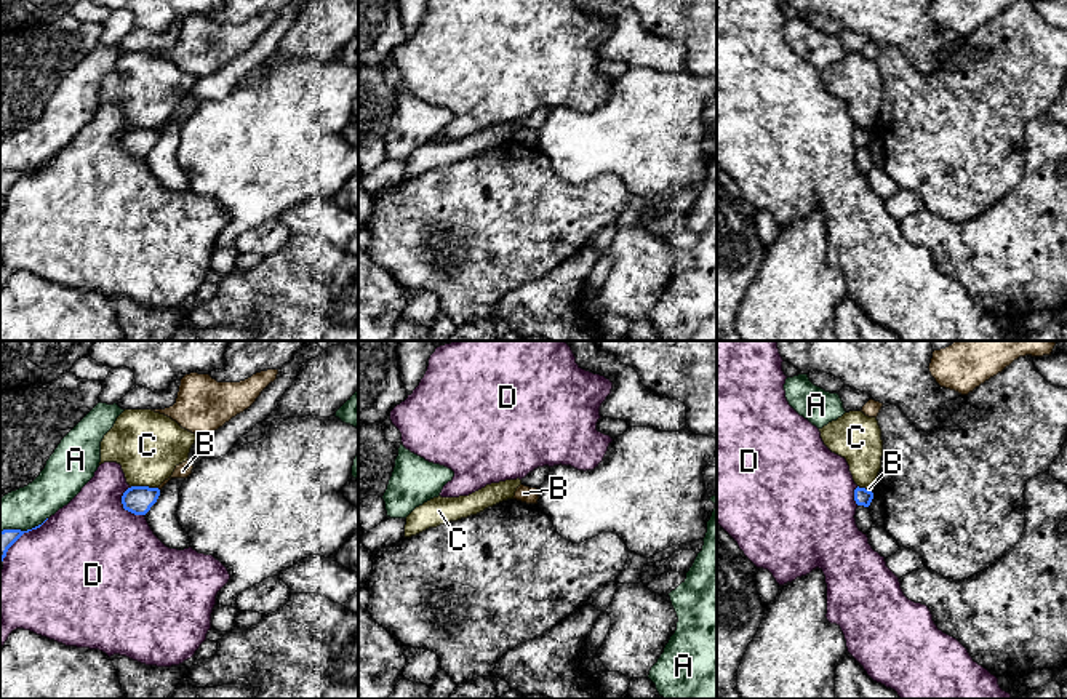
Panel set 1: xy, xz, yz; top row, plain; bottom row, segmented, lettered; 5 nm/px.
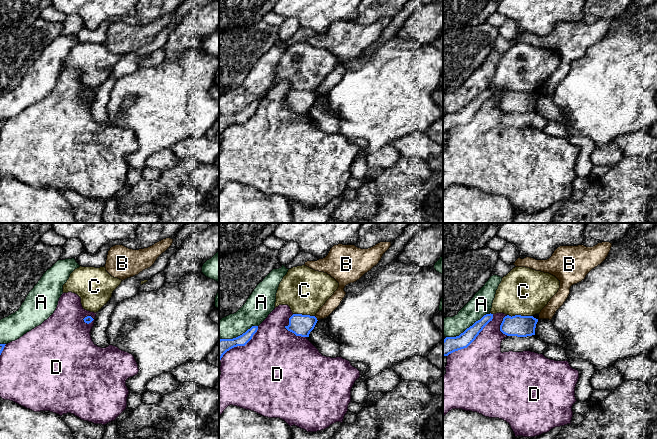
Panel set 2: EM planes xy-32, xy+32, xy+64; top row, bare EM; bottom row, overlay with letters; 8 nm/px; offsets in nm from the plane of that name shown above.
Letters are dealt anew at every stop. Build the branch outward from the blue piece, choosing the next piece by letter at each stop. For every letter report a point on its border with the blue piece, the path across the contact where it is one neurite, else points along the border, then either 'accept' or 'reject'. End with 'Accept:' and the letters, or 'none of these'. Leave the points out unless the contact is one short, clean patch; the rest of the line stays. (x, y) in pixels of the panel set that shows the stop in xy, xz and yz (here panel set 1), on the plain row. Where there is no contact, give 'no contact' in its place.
A: xy (23, 173) | reject
B: yz (871, 133) | along yz (867, 131), (872, 135) | reject
C: xy (144, 128) | reject
D: xy (123, 149) | reject
Accept: none of these

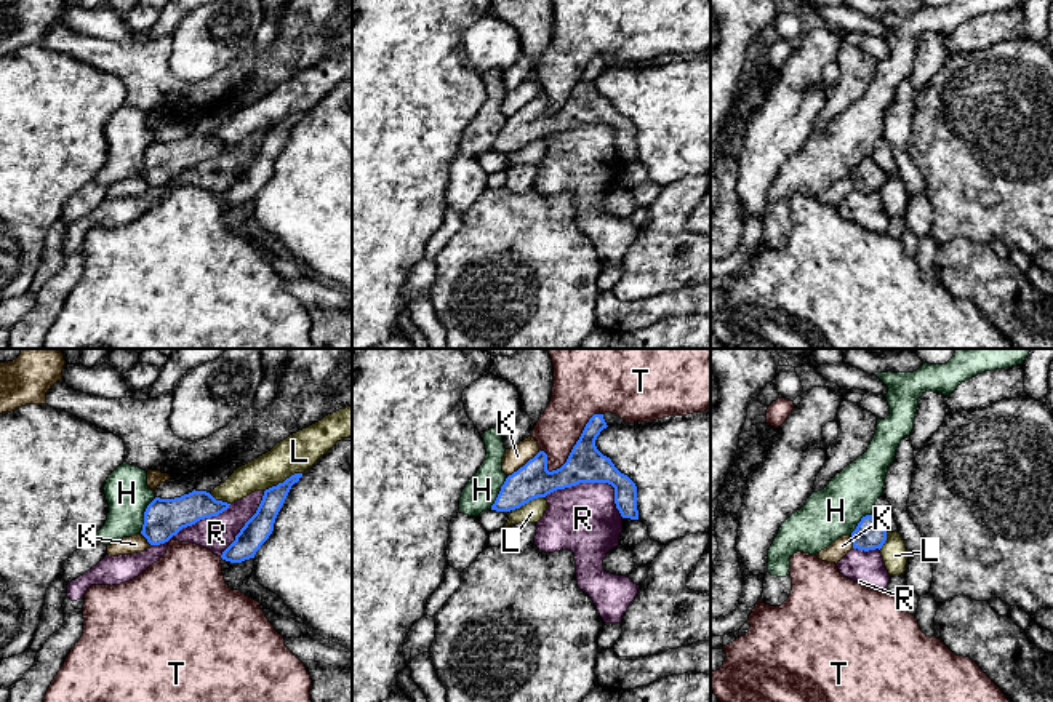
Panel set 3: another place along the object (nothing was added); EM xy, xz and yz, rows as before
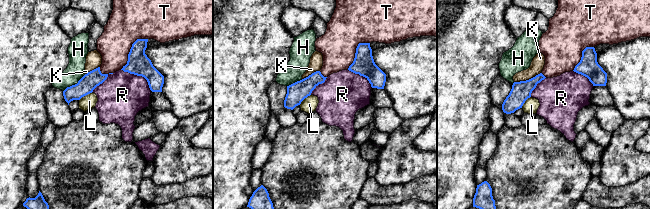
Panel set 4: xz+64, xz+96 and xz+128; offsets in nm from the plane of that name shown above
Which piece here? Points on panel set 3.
H: xy (144, 157) | along xy (156, 139), (144, 154), (144, 165), (140, 173) | reject
K: xz (525, 106) | along xz (540, 91), (508, 119) | reject
L: xy (284, 123) | reject
R: xz (594, 123) | reject
T: xz (576, 83) | reject
Accept: none of these

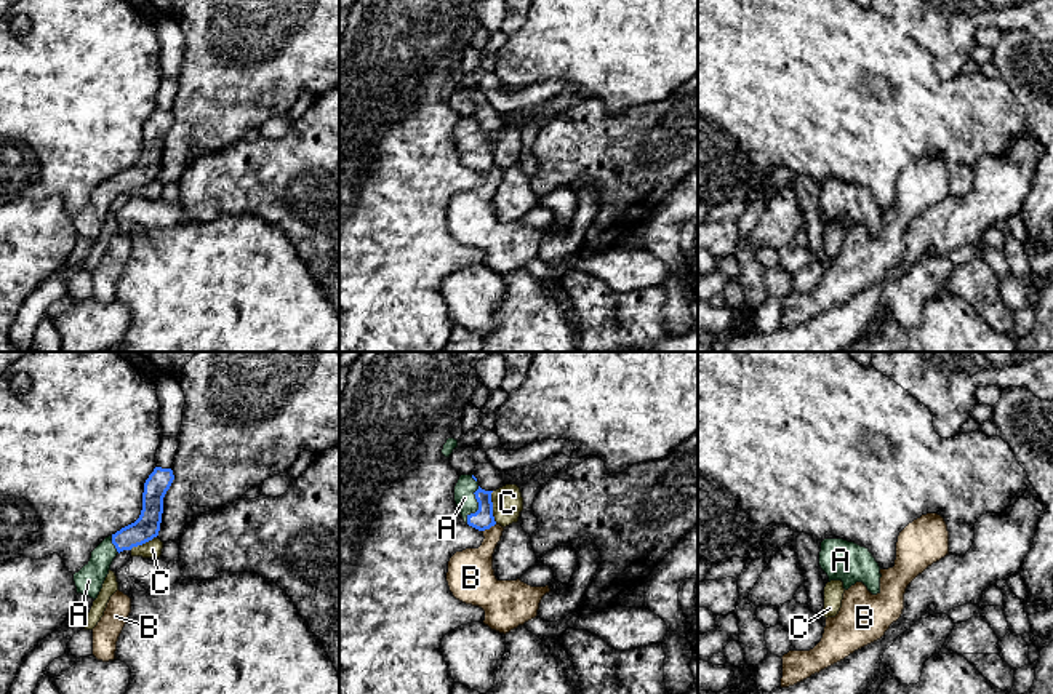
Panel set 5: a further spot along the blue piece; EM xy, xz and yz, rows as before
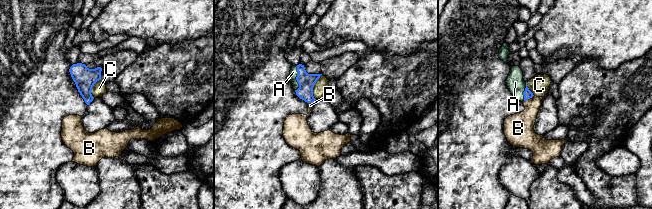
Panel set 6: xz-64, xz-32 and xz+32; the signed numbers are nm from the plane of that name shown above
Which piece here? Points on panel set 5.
A: xz (479, 147) | across xz (482, 160), (479, 147), (464, 139) | accept
B: xz (488, 170) | reject
C: xz (492, 149) | along xz (492, 133), (492, 157), (496, 163) | reject
Accept: A

